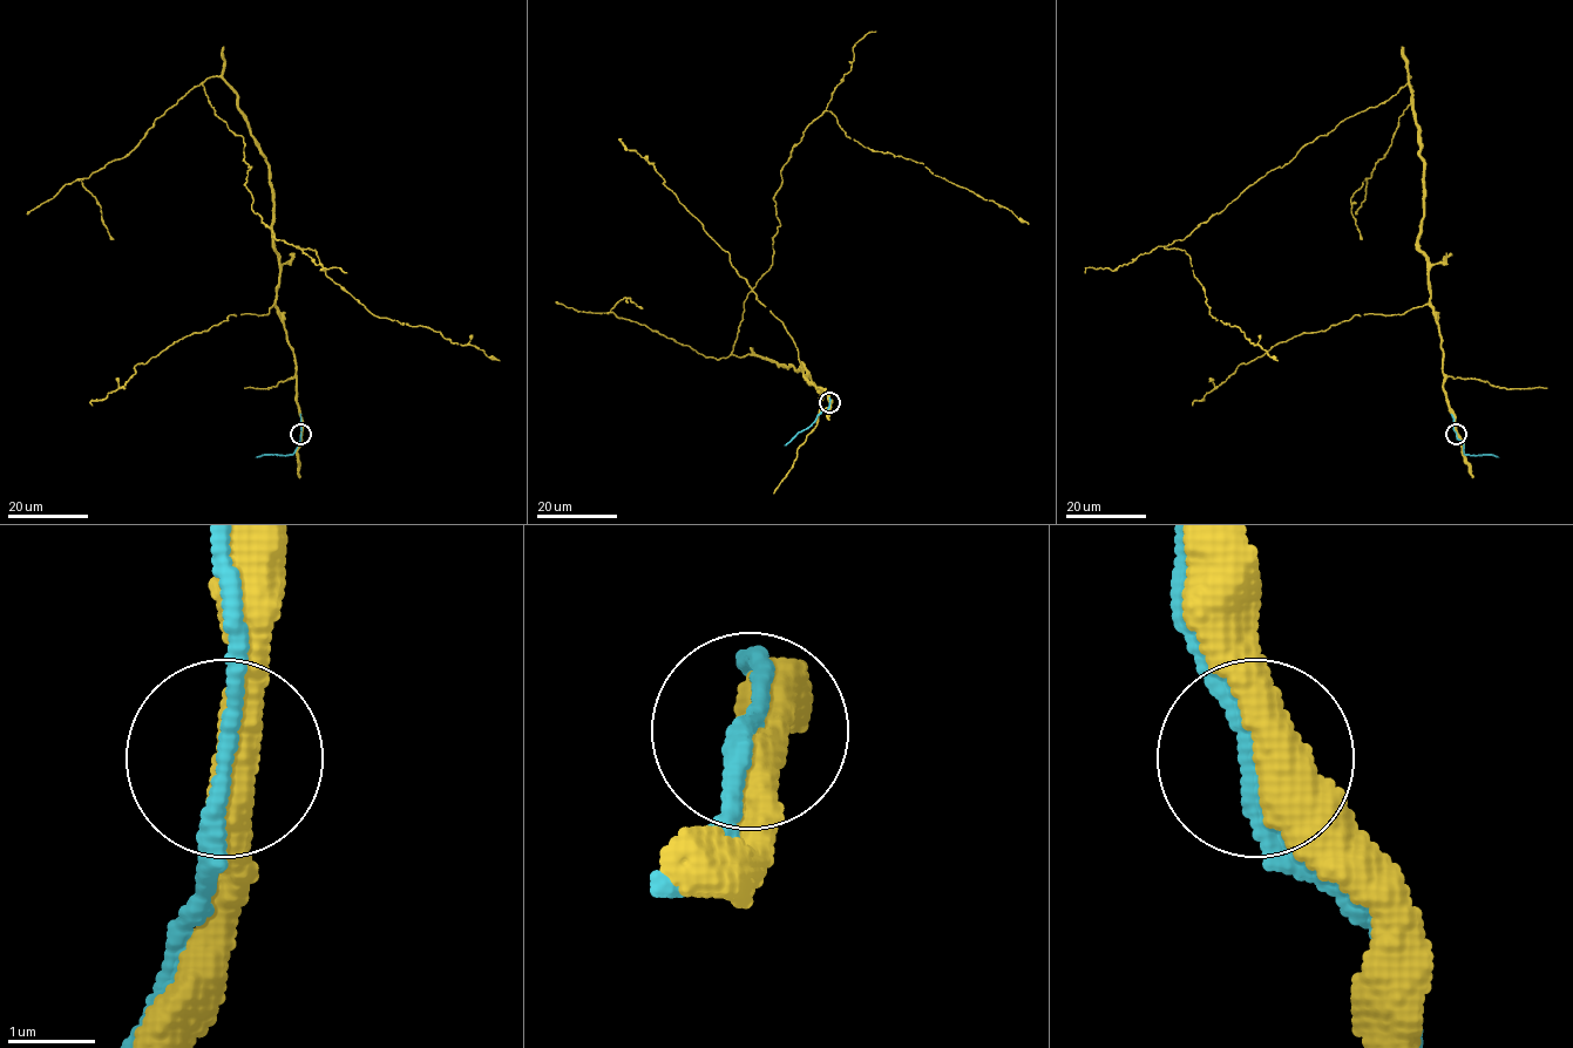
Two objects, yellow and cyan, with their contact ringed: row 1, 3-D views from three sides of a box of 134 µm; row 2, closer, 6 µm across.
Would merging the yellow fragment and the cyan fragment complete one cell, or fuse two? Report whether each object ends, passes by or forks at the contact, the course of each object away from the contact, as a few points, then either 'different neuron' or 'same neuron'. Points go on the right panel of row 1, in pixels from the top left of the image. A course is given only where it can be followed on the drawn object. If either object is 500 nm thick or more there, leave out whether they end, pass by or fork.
yellow passes by; cyan passes by; course yellow (1456, 435), (1418, 244), (1410, 77), (1165, 247), (1190, 257), (1212, 317), (1277, 361); course cyan (1456, 435), (1465, 454), (1498, 456); same neuron

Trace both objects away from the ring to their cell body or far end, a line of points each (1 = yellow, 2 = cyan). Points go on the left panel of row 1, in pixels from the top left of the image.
1: (300, 435), (269, 165), (209, 77), (277, 240), (317, 252), (375, 315), (499, 361)
2: (300, 435), (292, 454), (255, 456)

